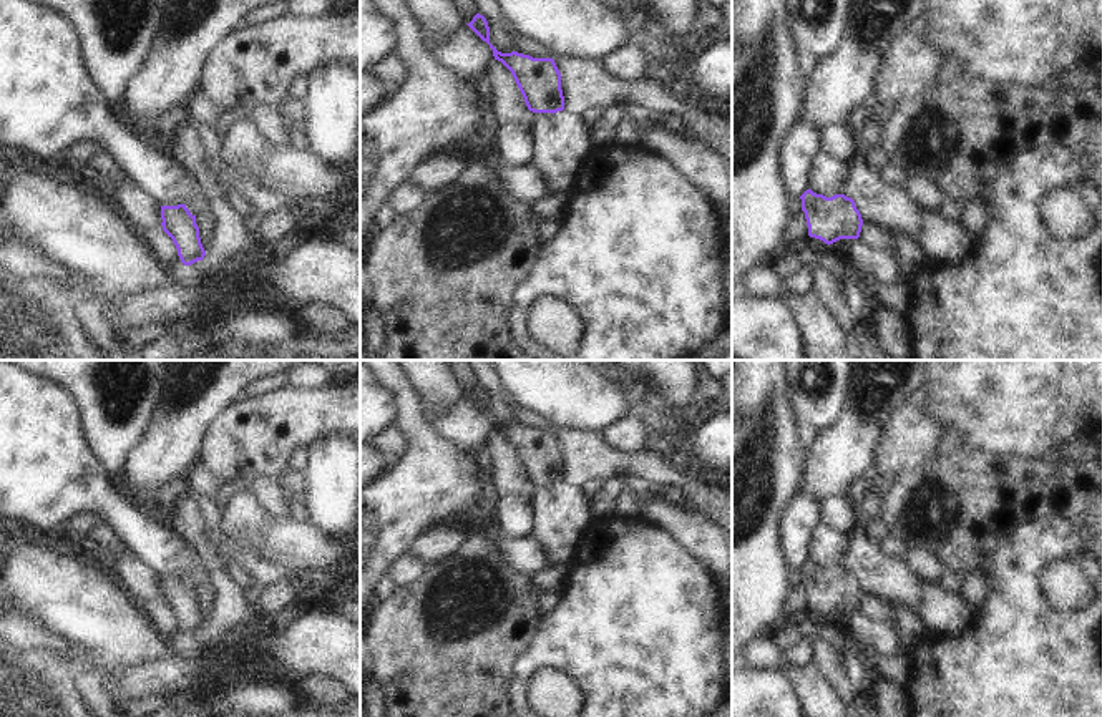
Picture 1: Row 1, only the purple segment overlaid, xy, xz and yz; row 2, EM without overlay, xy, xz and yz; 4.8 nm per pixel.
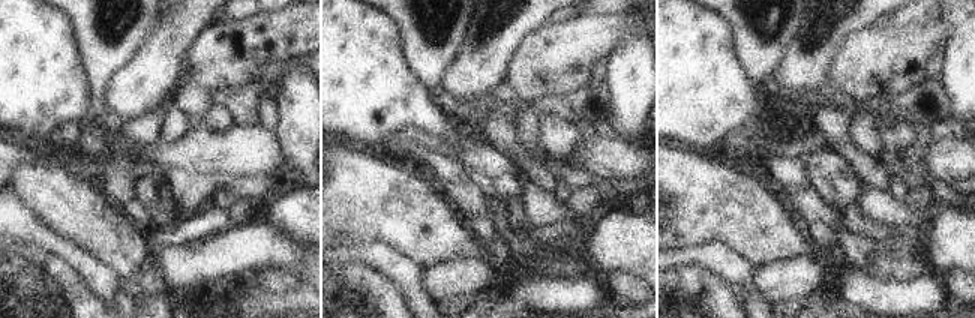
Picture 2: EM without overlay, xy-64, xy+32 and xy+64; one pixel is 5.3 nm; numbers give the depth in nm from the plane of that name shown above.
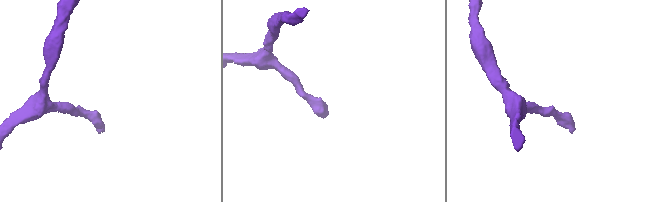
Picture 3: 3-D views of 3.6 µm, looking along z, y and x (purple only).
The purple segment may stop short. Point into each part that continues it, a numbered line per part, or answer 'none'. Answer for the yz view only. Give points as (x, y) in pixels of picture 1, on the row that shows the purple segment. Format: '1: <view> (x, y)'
none

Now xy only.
1: xy (201, 268)

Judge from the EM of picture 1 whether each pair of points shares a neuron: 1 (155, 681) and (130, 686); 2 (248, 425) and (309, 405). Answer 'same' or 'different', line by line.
1: same
2: same

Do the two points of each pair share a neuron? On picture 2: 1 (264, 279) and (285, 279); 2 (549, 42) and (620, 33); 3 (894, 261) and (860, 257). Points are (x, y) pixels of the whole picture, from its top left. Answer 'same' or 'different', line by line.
1: same
2: same
3: same

